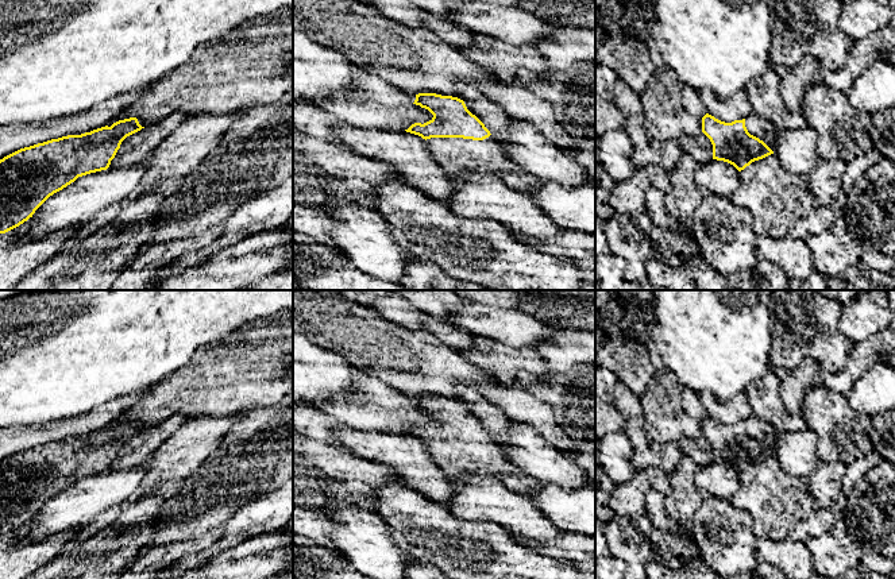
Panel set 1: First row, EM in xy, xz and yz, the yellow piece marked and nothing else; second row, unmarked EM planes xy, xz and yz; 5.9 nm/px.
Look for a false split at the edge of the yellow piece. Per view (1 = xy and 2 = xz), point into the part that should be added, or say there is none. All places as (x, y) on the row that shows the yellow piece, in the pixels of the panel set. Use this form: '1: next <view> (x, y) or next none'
1: next none
2: next xz (455, 154)

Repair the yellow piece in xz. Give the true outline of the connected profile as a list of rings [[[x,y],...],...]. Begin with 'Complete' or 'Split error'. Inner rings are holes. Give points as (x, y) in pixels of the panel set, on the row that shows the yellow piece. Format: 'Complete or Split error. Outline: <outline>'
Split error. Outline: [[[418,93],[413,104],[428,109],[433,117],[424,124],[414,123],[405,131],[425,139],[435,161],[448,174],[459,171],[497,174],[509,188],[524,193],[540,185],[541,180],[525,171],[505,155],[499,142],[490,136],[490,131],[467,109],[463,100],[436,93]]]

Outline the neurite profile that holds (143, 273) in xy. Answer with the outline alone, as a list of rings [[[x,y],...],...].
[[[215,224],[202,231],[194,232],[178,240],[151,244],[119,273],[109,290],[157,290],[162,281],[170,275],[161,275],[159,271],[178,262],[190,252],[200,250],[224,235],[227,224]]]

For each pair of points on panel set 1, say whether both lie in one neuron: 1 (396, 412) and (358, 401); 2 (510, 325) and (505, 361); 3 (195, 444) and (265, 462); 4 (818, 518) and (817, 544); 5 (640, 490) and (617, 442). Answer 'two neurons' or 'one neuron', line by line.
1: one neuron
2: two neurons
3: two neurons
4: two neurons
5: two neurons

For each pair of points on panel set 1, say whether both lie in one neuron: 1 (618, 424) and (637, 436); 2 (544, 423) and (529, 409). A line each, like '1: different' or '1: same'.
1: different
2: same

